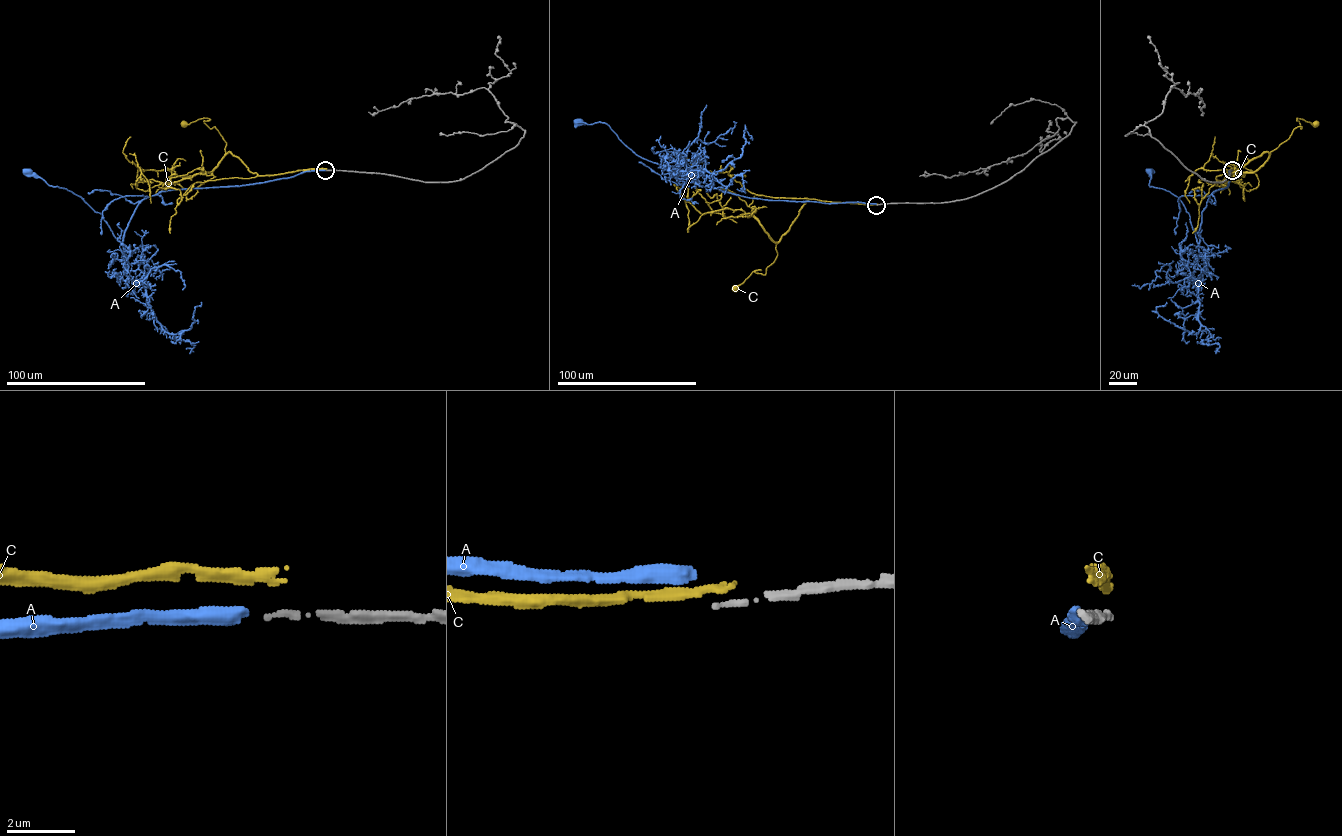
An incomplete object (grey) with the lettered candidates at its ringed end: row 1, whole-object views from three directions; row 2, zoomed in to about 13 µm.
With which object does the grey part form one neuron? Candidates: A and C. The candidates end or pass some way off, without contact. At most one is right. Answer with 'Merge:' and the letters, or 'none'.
Merge: none

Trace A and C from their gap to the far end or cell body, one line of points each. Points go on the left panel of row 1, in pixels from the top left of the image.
A: (325, 170), (160, 192), (136, 208), (122, 246), (102, 215), (80, 197), (28, 170)
C: (325, 169), (258, 175), (230, 152), (226, 153), (226, 142), (219, 131), (203, 121), (208, 118), (183, 123)

